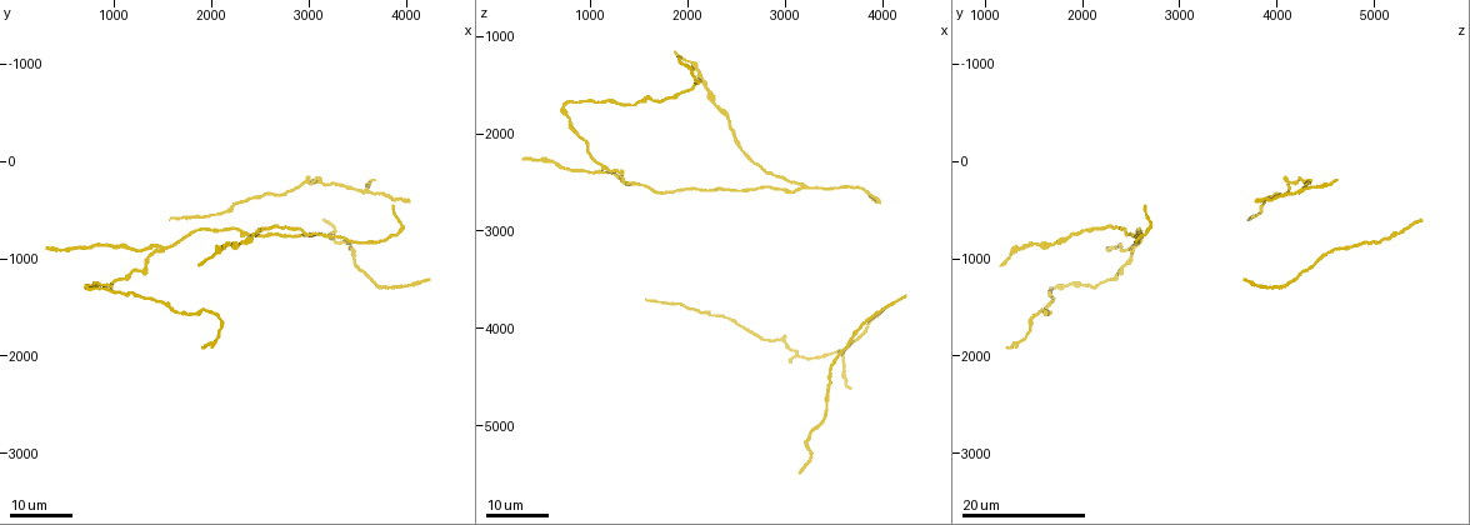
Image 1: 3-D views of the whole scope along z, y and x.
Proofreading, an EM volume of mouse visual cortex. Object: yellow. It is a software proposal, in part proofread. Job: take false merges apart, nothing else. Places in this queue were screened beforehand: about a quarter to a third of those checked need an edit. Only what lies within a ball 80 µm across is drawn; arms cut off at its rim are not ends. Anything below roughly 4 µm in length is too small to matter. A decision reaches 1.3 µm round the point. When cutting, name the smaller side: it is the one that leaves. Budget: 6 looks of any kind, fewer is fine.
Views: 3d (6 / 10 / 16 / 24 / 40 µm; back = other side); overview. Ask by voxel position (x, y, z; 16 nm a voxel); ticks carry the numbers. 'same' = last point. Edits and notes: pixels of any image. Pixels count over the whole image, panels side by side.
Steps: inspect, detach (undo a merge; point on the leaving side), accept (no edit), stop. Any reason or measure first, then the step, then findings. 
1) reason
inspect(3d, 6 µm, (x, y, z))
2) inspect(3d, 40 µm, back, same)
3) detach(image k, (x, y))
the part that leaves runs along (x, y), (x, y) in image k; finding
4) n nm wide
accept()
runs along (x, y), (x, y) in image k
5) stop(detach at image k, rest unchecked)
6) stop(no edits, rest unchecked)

arms part here
inspect(3d, 24 µm, (3160, 760, 2540))

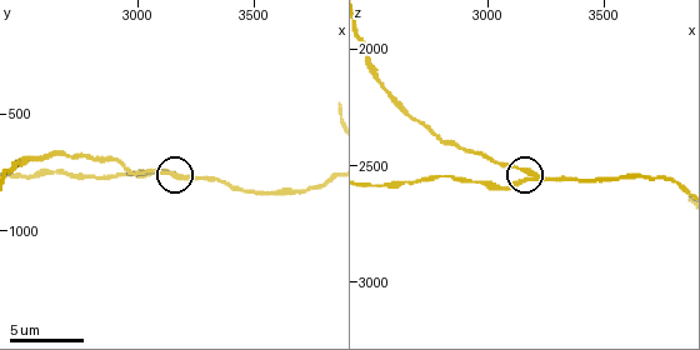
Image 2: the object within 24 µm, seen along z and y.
inspect(3d, 6 µm, (3180, 760, 2520))

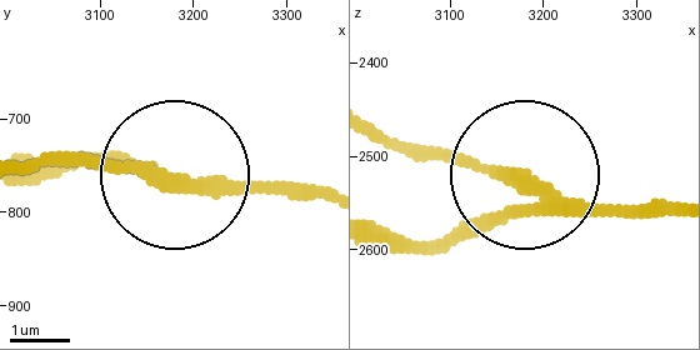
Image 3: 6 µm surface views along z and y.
220 nm wide
detach(image 3, (141, 169))
the part that leaves runs along (214, 188), (100, 158), (25, 158) in image 3; two neurons meet here

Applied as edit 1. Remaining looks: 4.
inspect(overview)

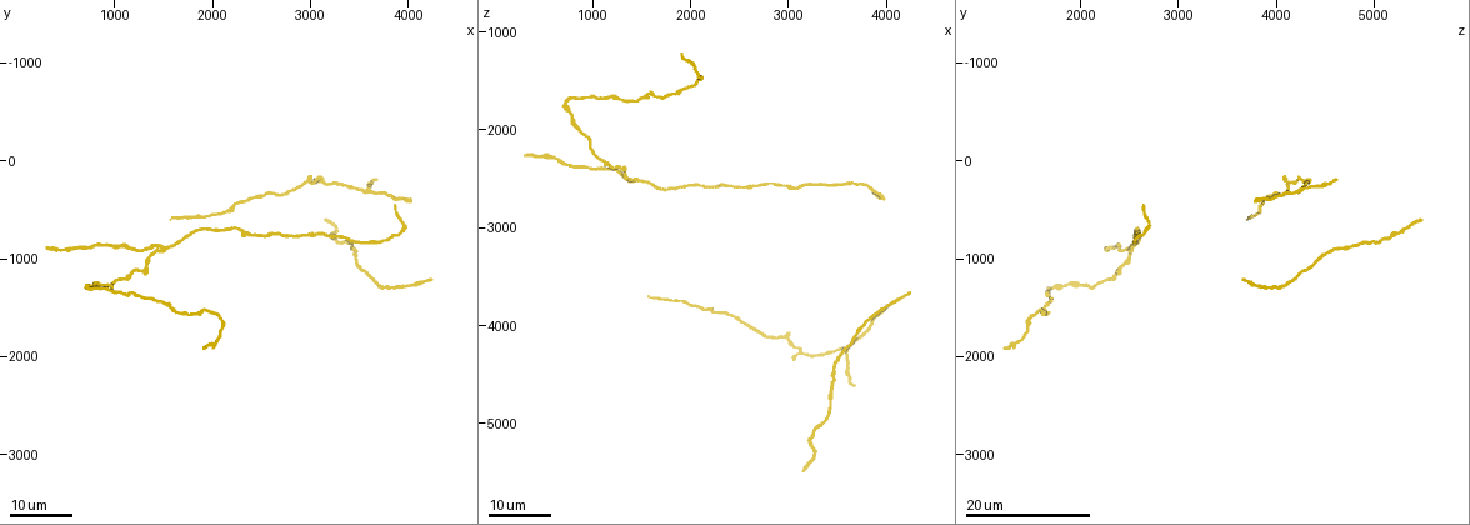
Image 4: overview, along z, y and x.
three-way junction
inspect(3d, 16 µm, (2940, 220, 4100))

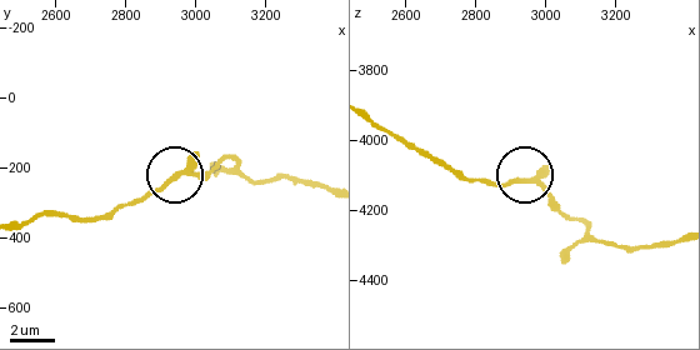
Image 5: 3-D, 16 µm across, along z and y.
zoom in
inspect(3d, 6 µm, (2960, 220, 4120))

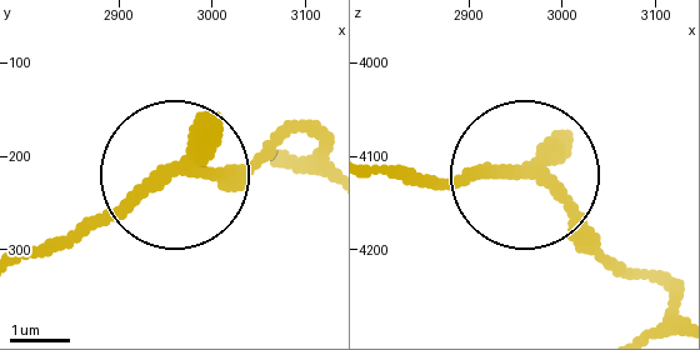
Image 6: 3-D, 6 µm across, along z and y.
inspect(3d, 6 µm, back, (2955, 220, 4120))

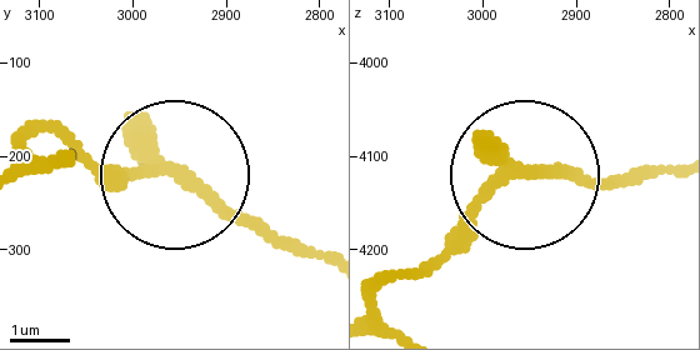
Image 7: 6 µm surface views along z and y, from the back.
220 nm wide
accept()
runs along (379, 293), (524, 178), (638, 188) in image 7; all the same neuron

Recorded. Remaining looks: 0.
stop(detach at image 3, rest unchecked)

